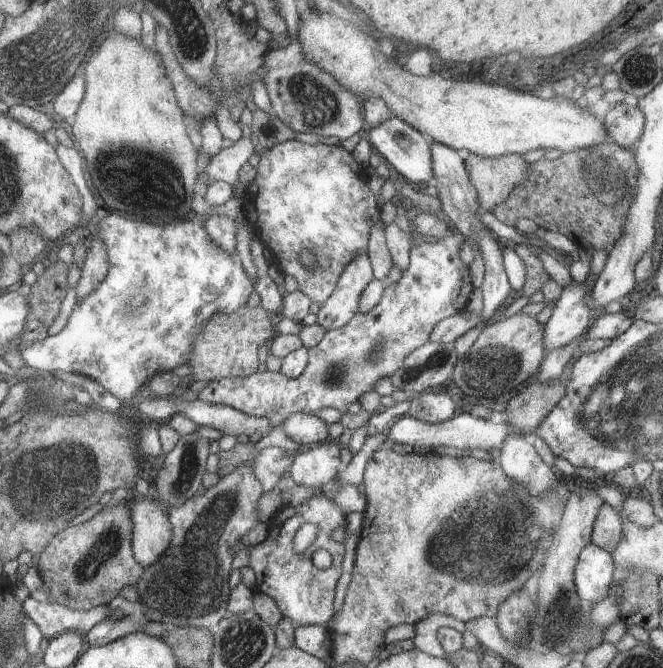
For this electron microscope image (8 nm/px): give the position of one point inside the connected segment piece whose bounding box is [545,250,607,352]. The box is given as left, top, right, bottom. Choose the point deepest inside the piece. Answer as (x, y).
(570, 318)

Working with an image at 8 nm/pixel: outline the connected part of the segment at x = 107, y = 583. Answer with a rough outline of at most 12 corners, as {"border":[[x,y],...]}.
{"border":[[129,504],[61,532],[37,568],[53,602],[109,606],[145,570]]}

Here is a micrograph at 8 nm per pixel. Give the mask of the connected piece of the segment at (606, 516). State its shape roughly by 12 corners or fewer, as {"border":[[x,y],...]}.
{"border":[[607,504],[593,526],[593,546],[613,554],[623,536],[619,512]]}

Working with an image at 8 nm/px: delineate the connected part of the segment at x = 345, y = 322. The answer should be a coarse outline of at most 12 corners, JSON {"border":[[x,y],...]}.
{"border":[[369,254],[345,268],[317,314],[325,332],[349,326],[375,272]]}

